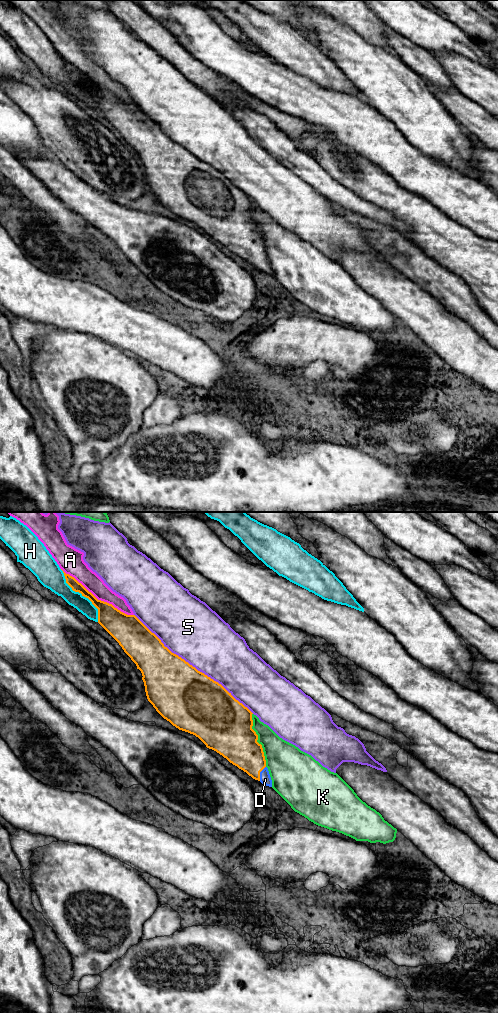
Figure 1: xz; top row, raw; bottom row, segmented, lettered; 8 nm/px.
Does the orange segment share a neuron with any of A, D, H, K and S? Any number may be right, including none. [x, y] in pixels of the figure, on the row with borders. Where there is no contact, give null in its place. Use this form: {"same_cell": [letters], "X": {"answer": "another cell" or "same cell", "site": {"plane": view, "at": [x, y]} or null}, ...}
{"same_cell": ["D"], "A": {"answer": "another cell", "site": {"plane": "xz", "at": [96, 598]}}, "D": {"answer": "same cell", "site": {"plane": "xz", "at": [259, 773]}}, "H": {"answer": "another cell", "site": {"plane": "xz", "at": [81, 593]}}, "K": {"answer": "another cell", "site": {"plane": "xz", "at": [257, 739]}}, "S": {"answer": "another cell", "site": {"plane": "xz", "at": [192, 666]}}}

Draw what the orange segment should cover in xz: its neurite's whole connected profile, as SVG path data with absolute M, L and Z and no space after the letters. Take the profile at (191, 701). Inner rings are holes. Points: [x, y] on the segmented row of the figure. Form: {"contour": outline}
{"contour": "M64 571L63 573L66 583L72 590L88 598L98 609L98 623L119 643L124 652L136 664L137 669L141 671L147 699L156 711L179 730L198 737L207 748L222 755L230 763L246 772L253 779L260 781L263 785L272 787L272 780L266 767L262 745L257 742L258 735L252 729L253 713L236 700L221 684L198 671L178 655L172 653L135 615L127 615L115 608L112 604L98 600L74 577L66 574Z"}

